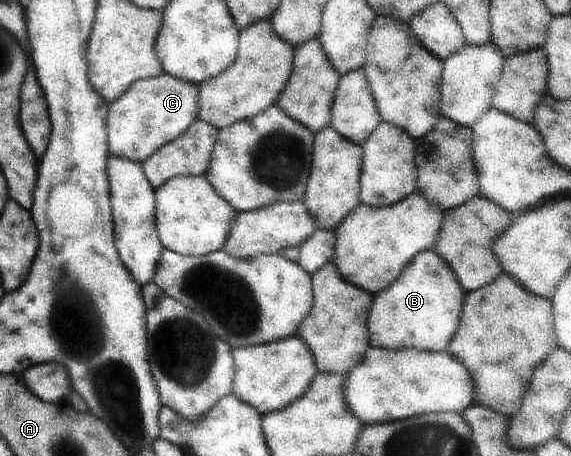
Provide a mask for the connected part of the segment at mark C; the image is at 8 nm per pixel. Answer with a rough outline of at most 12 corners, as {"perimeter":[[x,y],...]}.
{"perimeter":[[166,72],[108,103],[109,154],[142,164],[199,114]]}

